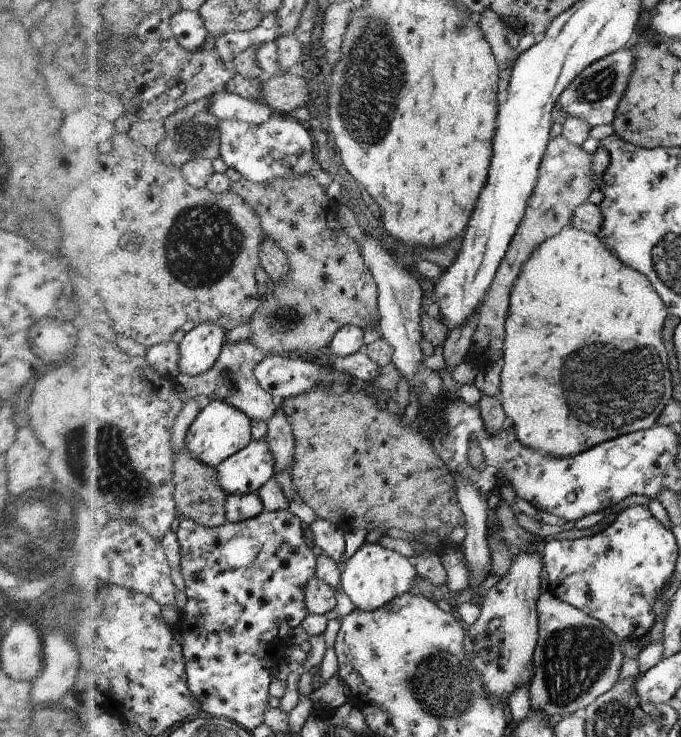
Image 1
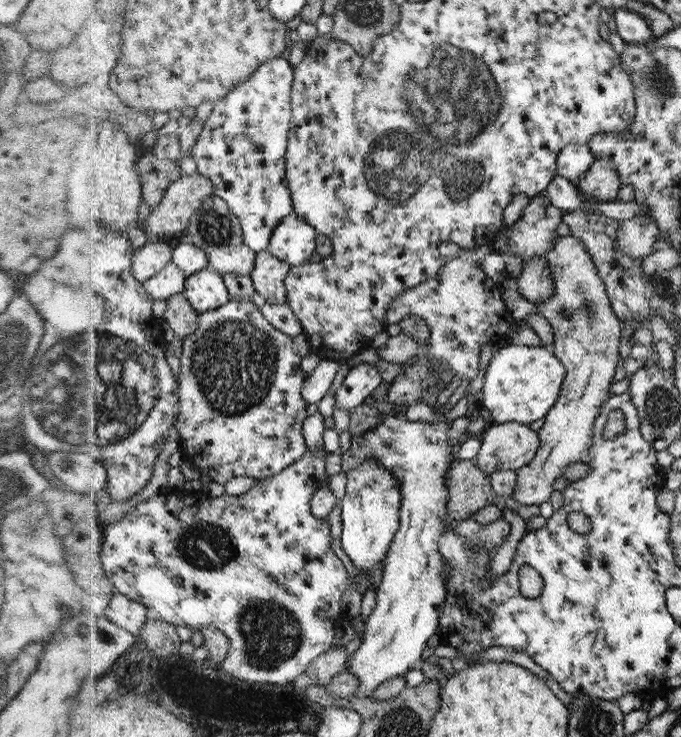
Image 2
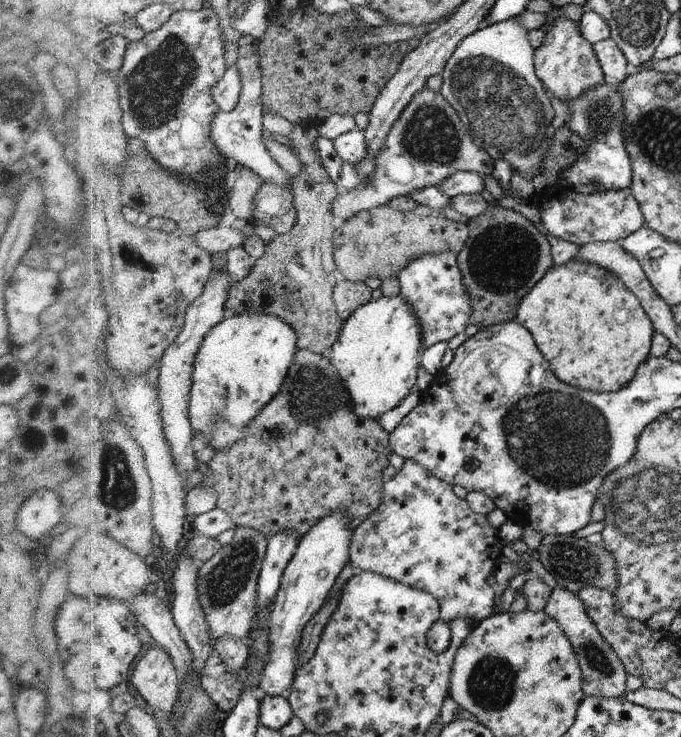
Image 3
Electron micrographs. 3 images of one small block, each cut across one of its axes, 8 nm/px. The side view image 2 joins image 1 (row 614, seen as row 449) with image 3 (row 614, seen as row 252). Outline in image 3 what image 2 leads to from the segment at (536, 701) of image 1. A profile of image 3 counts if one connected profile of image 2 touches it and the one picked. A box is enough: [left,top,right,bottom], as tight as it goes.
[544,585,628,697]

